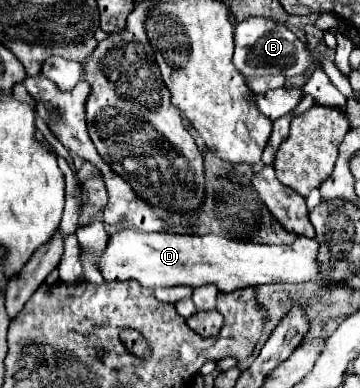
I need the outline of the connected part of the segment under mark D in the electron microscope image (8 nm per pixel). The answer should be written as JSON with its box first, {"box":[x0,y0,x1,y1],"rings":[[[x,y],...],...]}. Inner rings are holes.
{"box":[95,230,323,292],"rings":[[[117,230],[109,236],[105,252],[95,262],[97,270],[107,282],[115,280],[137,280],[147,288],[167,288],[167,286],[191,286],[199,288],[205,284],[215,284],[221,292],[233,292],[247,286],[261,286],[271,282],[301,284],[311,280],[321,280],[323,272],[317,260],[319,242],[299,236],[289,246],[271,246],[229,240],[225,236],[197,236],[197,234],[171,234],[171,232],[135,232]]]}

